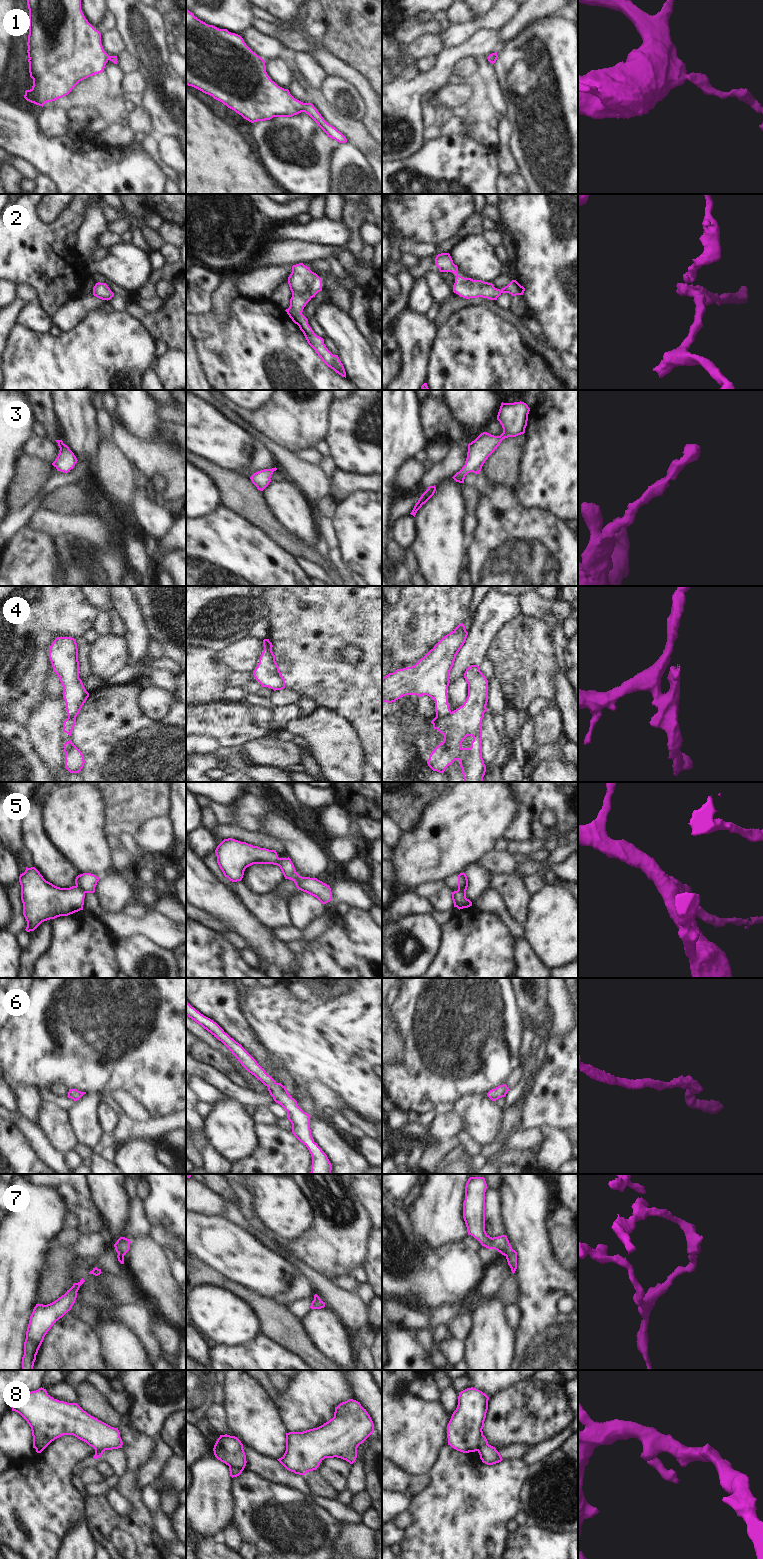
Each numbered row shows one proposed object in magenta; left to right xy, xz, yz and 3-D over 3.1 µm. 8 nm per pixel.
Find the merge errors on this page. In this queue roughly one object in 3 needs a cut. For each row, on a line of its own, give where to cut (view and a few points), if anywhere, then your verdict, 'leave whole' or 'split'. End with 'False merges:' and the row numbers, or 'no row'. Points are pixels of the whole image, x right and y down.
1: cut none; leave whole
2: cut none; leave whole
3: cut none; leave whole
4: cut yz (451, 712), (444, 716), (436, 717); split
5: cut xy (76, 885), (84, 893); split
6: cut none; leave whole
7: cut none; leave whole
8: cut yz (482, 1434), (477, 1450); split
False merges: 4, 5, 8

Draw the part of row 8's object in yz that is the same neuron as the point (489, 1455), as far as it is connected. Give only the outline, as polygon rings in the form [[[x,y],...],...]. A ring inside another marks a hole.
[[[484,1435],[480,1437],[478,1453],[482,1462],[487,1465],[493,1465],[503,1460],[496,1448],[488,1444]]]

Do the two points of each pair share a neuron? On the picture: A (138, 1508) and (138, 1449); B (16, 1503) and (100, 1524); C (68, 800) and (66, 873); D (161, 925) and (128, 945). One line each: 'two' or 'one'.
A: one
B: two
C: two
D: two

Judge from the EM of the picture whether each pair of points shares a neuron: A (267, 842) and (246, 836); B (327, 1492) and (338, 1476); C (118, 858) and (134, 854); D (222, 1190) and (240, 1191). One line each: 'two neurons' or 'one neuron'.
A: one neuron
B: two neurons
C: two neurons
D: two neurons

